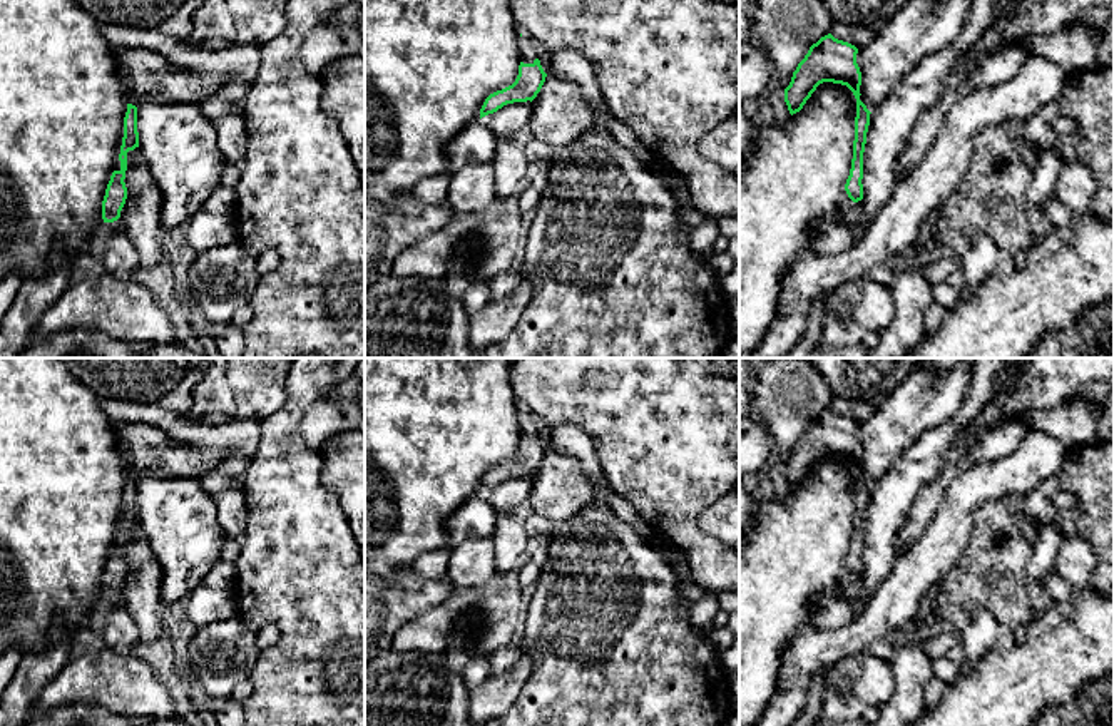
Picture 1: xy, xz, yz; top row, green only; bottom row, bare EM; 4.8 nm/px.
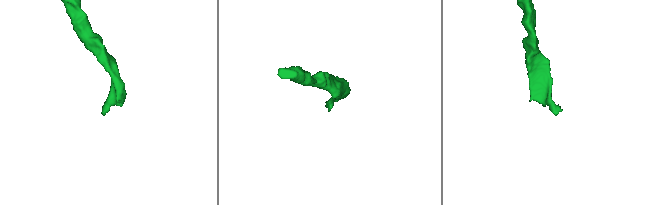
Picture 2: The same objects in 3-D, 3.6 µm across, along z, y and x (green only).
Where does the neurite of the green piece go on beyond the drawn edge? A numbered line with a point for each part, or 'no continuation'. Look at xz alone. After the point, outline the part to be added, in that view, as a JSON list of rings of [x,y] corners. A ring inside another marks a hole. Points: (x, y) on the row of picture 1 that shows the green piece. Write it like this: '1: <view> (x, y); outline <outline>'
1: xz (526, 44); outline [[[524,35],[519,38],[519,52],[520,52],[520,62],[524,64],[534,64],[537,59],[535,43],[529,35]]]

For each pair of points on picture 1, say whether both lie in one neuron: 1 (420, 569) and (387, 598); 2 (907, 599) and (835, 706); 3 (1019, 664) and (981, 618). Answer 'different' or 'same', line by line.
1: different
2: different
3: different

